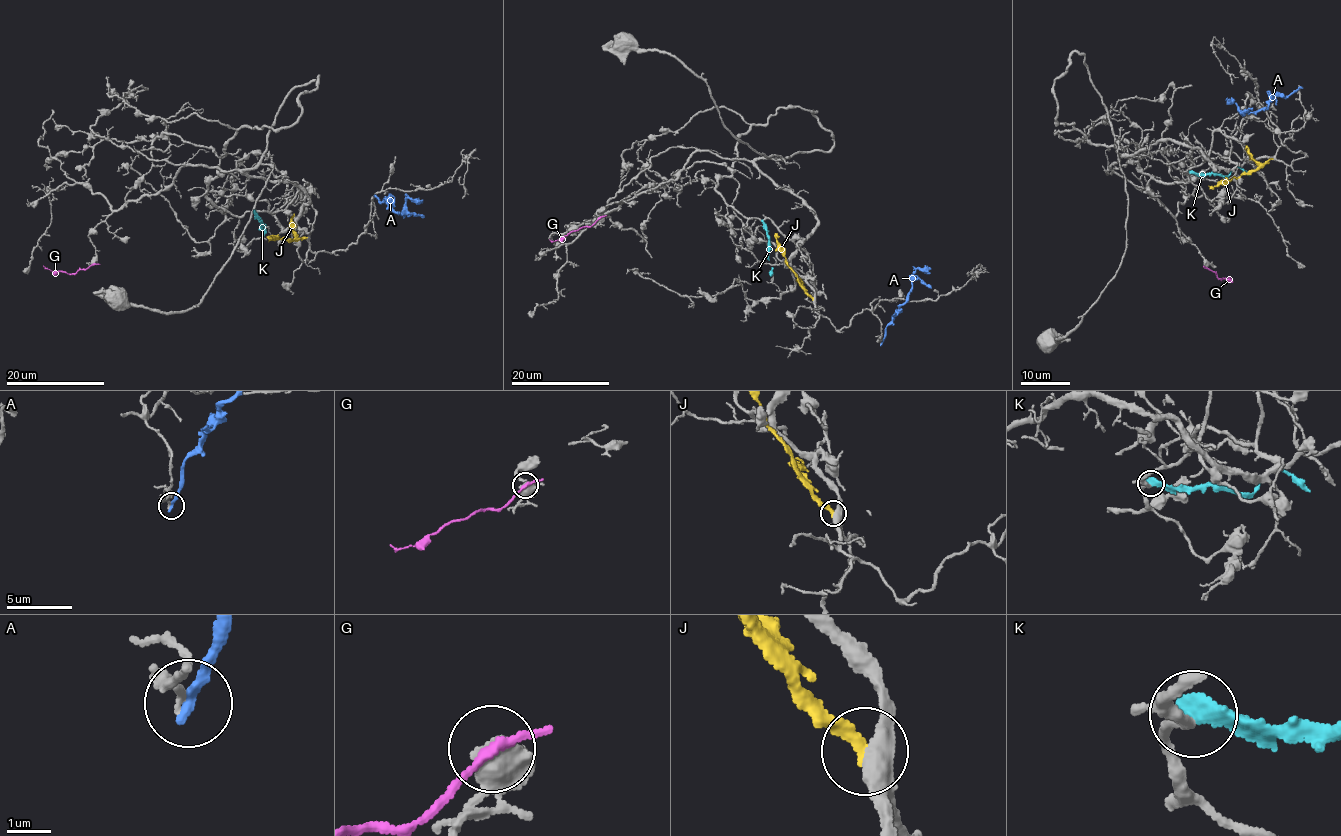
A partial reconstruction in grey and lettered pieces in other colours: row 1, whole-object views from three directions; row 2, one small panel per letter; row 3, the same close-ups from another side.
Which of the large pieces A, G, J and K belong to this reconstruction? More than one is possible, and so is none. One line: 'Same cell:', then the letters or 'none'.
Same cell: none

